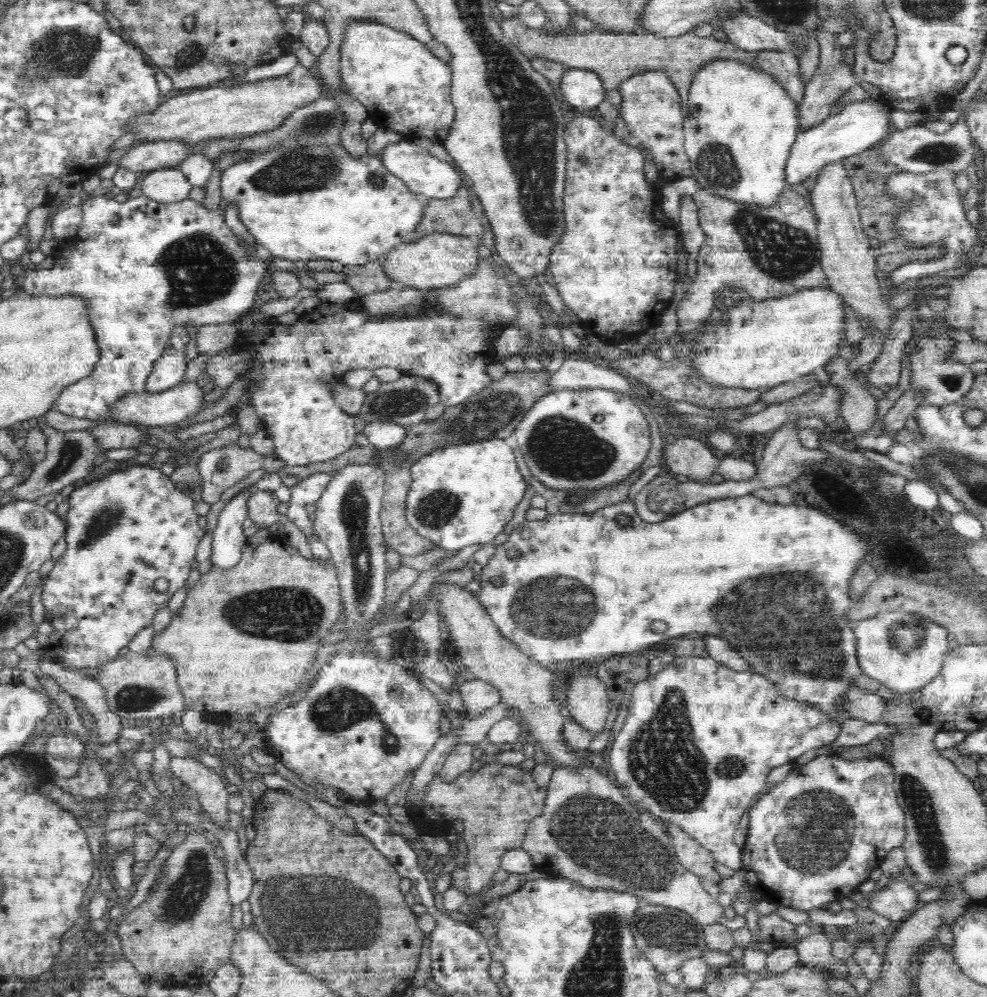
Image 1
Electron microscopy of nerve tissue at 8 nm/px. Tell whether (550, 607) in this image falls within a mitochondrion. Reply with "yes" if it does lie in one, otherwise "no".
yes

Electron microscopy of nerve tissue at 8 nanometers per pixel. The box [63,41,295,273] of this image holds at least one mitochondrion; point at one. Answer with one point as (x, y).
(192, 54)

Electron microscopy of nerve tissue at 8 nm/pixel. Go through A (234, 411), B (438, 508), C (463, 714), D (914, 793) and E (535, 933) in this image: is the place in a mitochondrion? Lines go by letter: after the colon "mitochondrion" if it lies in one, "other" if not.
A: other
B: mitochondrion
C: other
D: mitochondrion
E: other

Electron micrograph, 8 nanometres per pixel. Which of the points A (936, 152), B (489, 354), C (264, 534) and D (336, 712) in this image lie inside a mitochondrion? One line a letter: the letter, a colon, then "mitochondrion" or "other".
A: mitochondrion
B: other
C: other
D: mitochondrion

